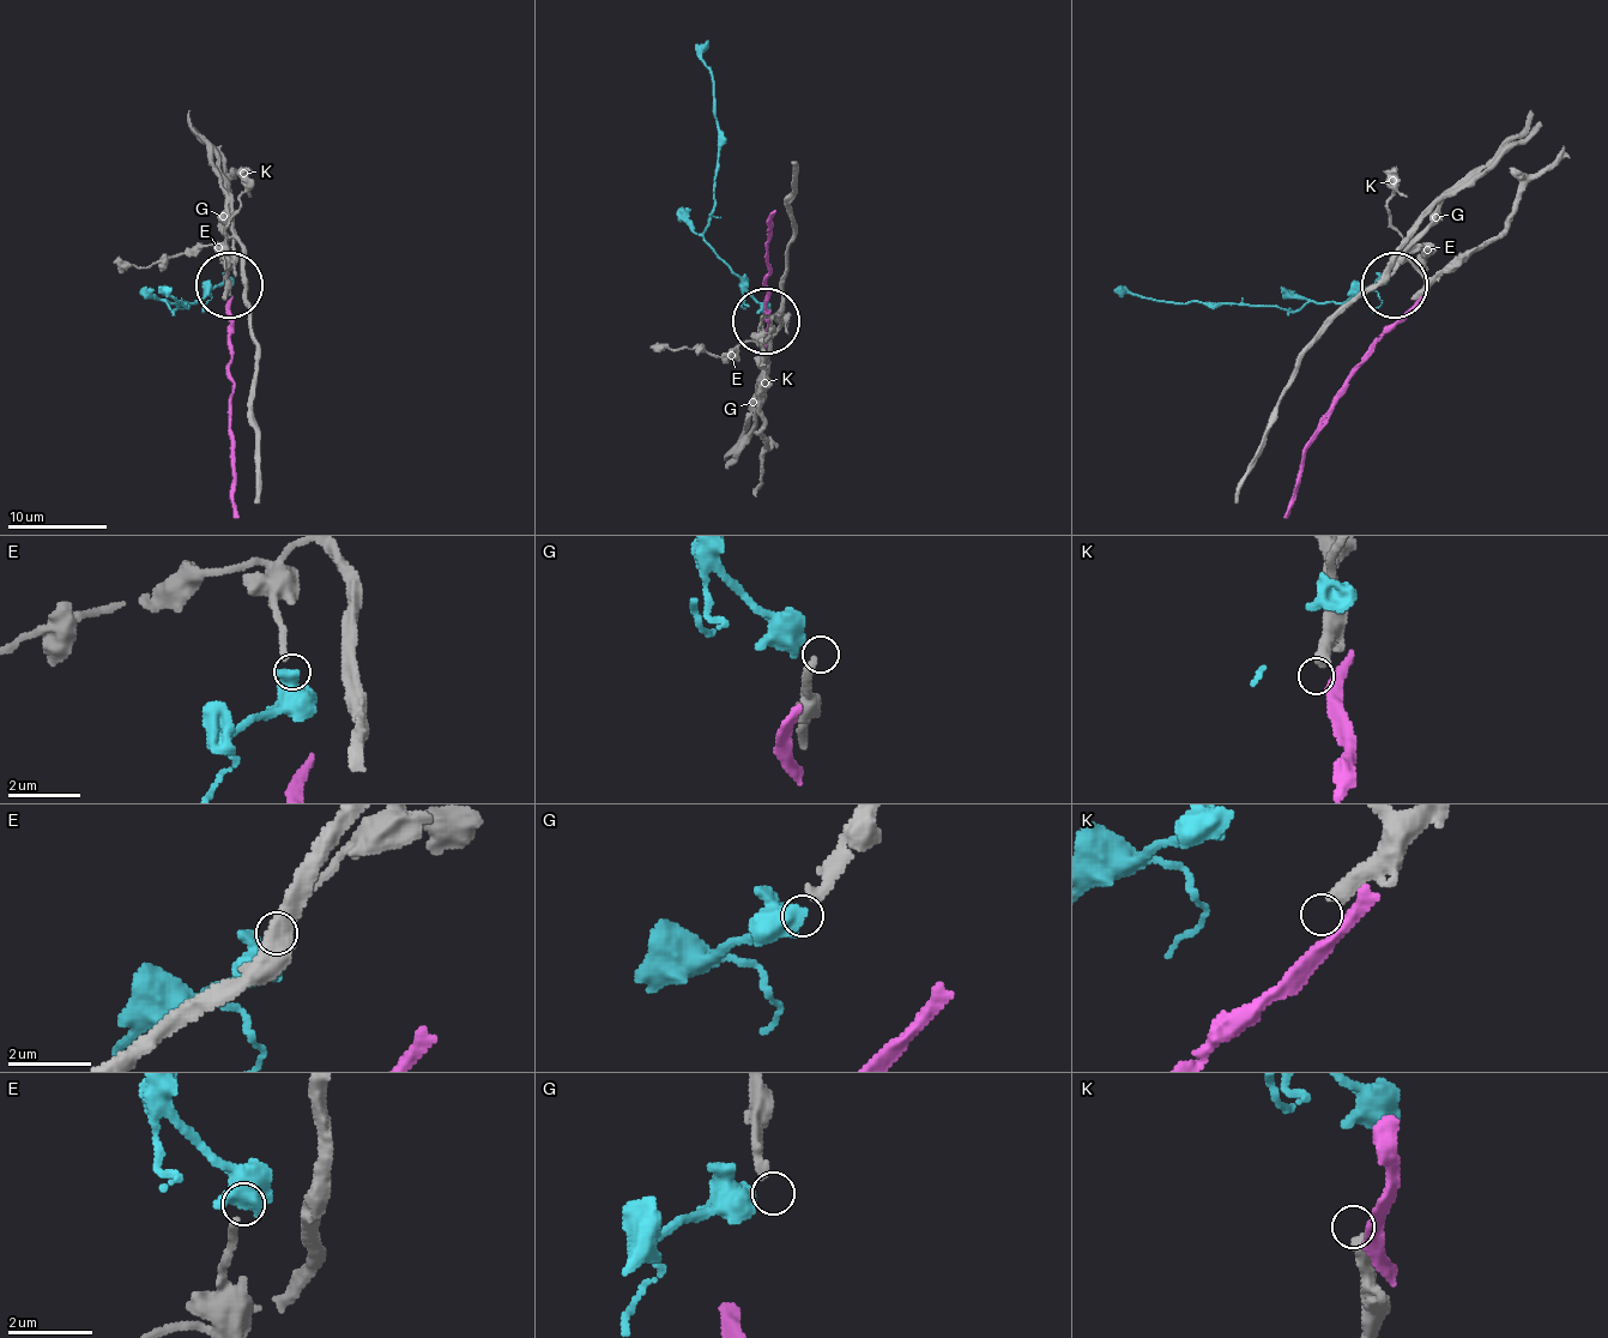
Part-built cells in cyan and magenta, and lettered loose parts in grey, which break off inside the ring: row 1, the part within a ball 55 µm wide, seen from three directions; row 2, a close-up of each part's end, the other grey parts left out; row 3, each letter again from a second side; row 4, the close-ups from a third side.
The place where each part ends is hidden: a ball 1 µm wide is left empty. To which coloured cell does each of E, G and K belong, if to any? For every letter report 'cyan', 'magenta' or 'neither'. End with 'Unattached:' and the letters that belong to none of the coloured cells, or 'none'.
E: cyan
G: neither
K: neither
Unattached: G, K

